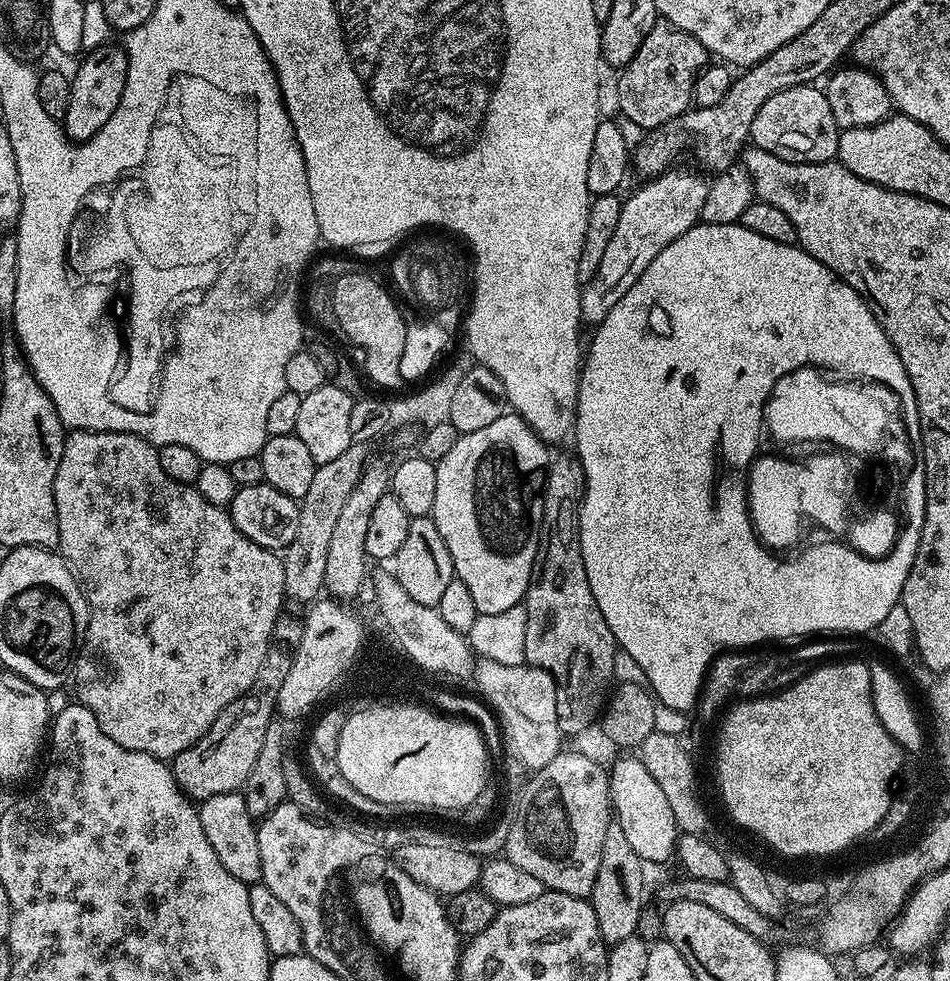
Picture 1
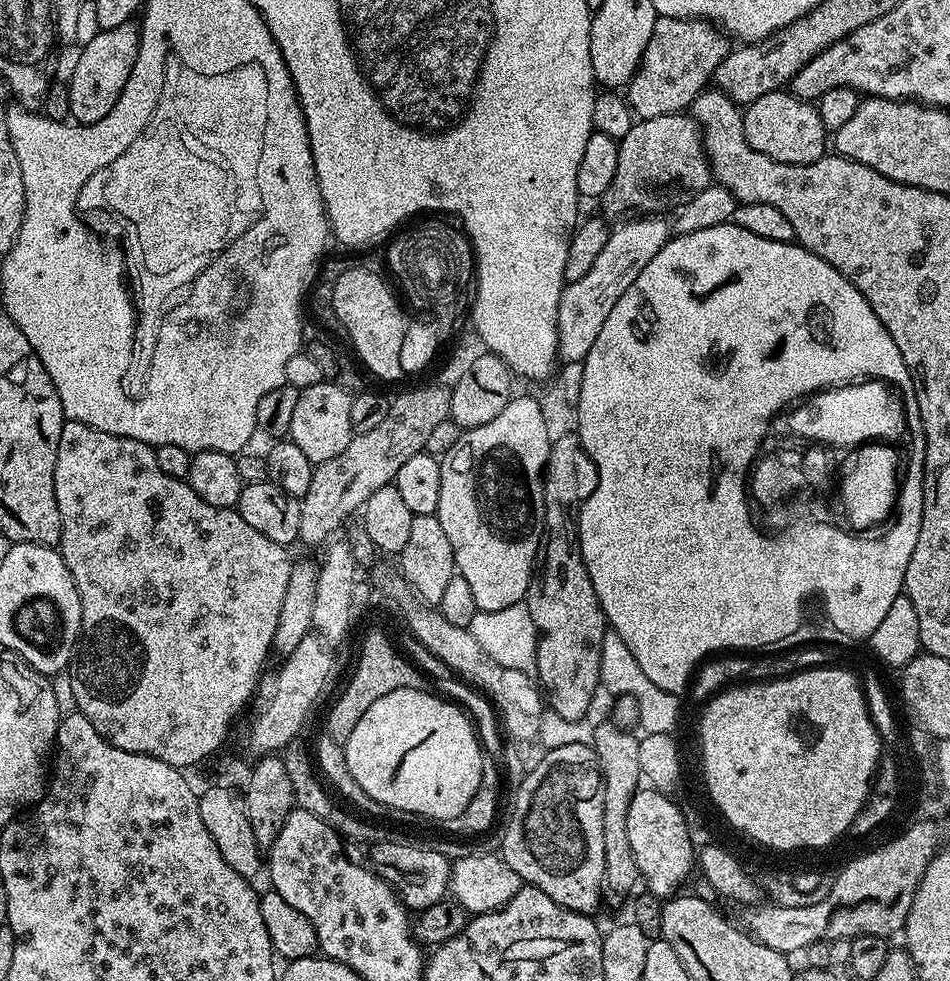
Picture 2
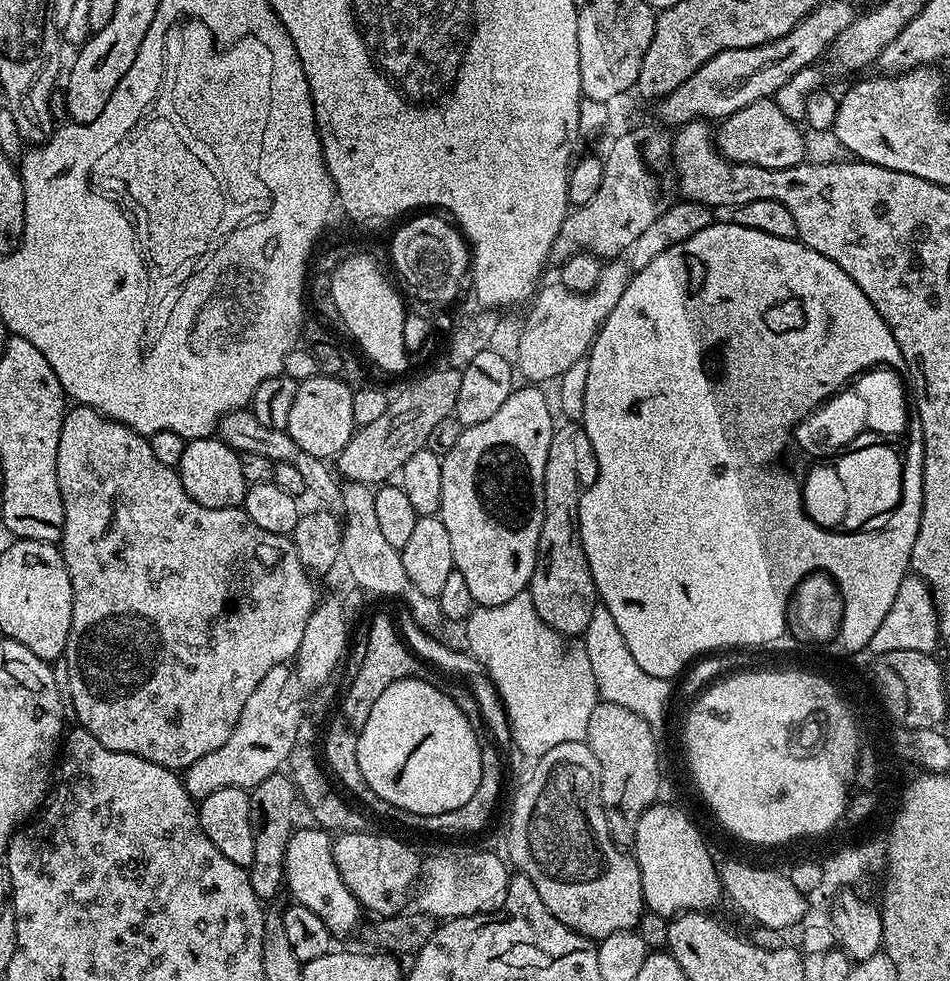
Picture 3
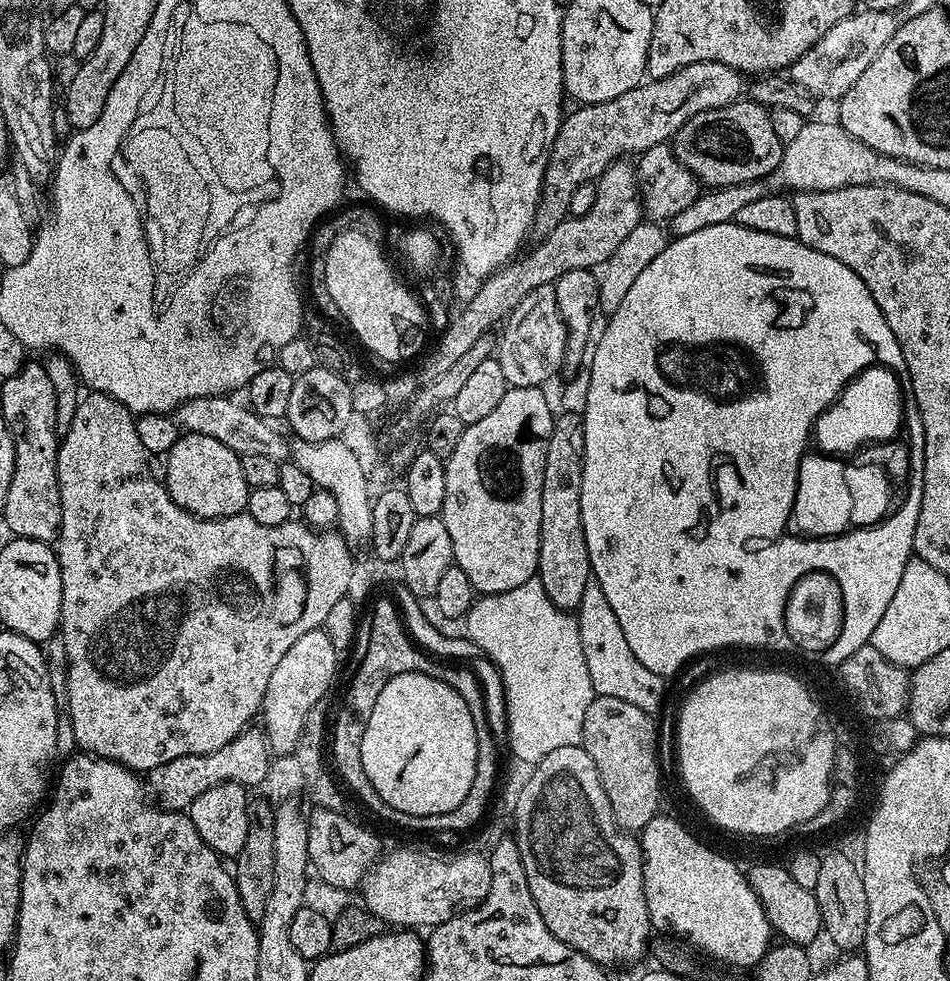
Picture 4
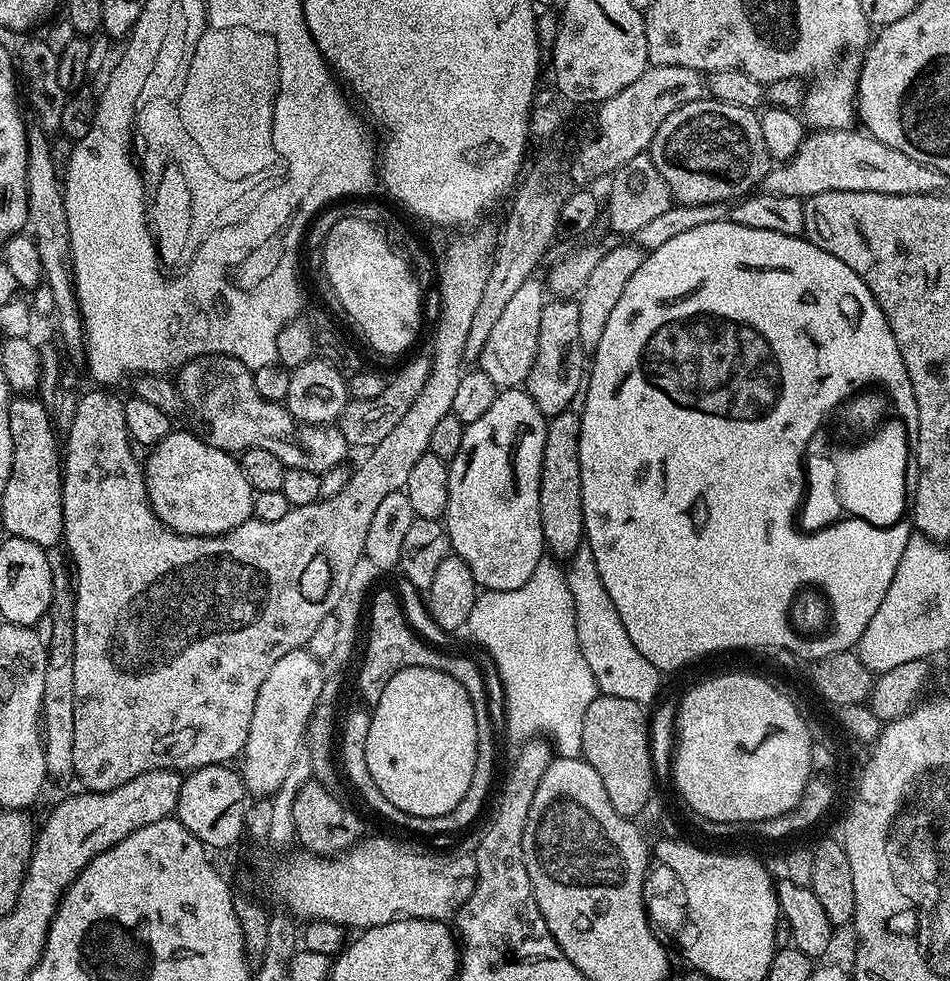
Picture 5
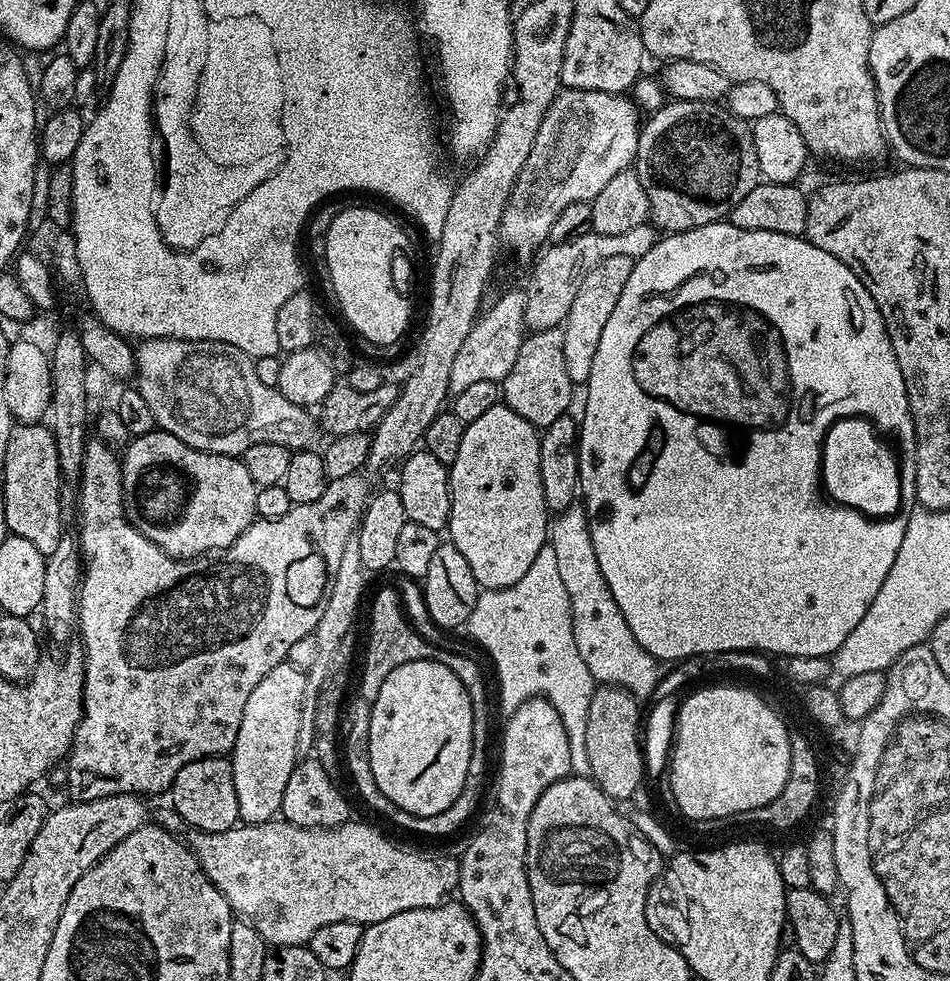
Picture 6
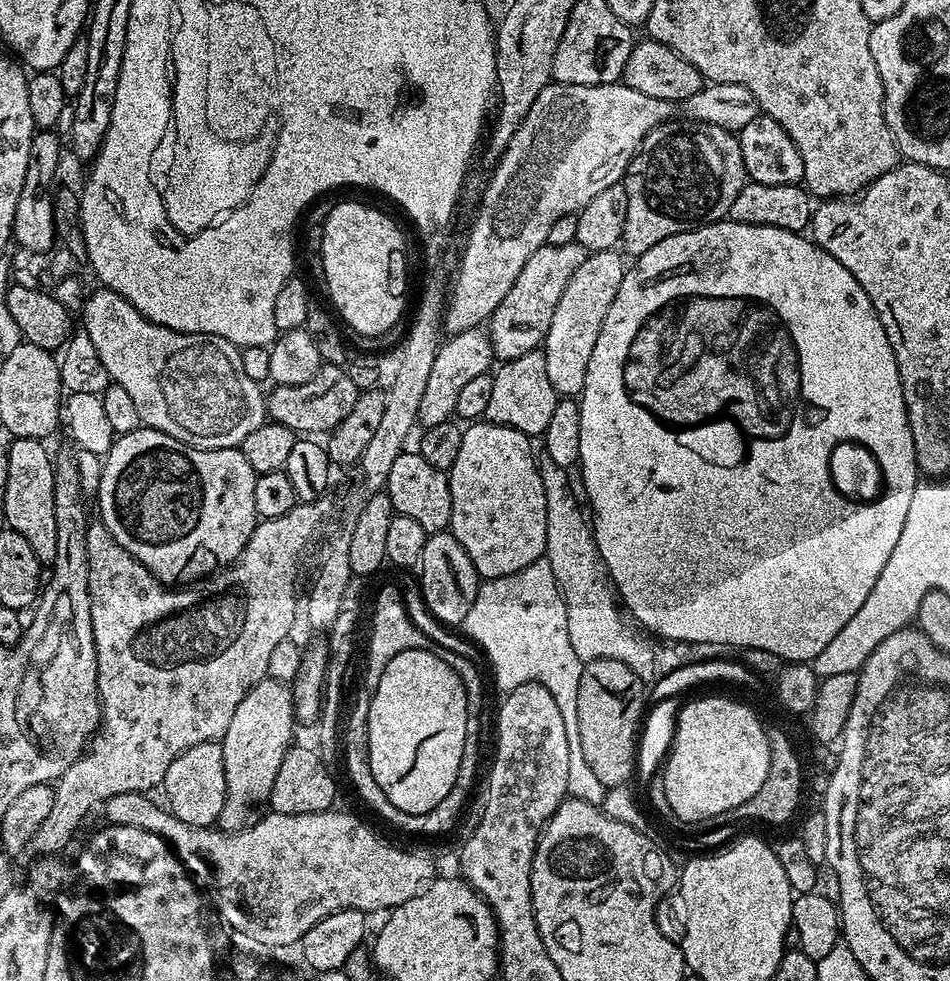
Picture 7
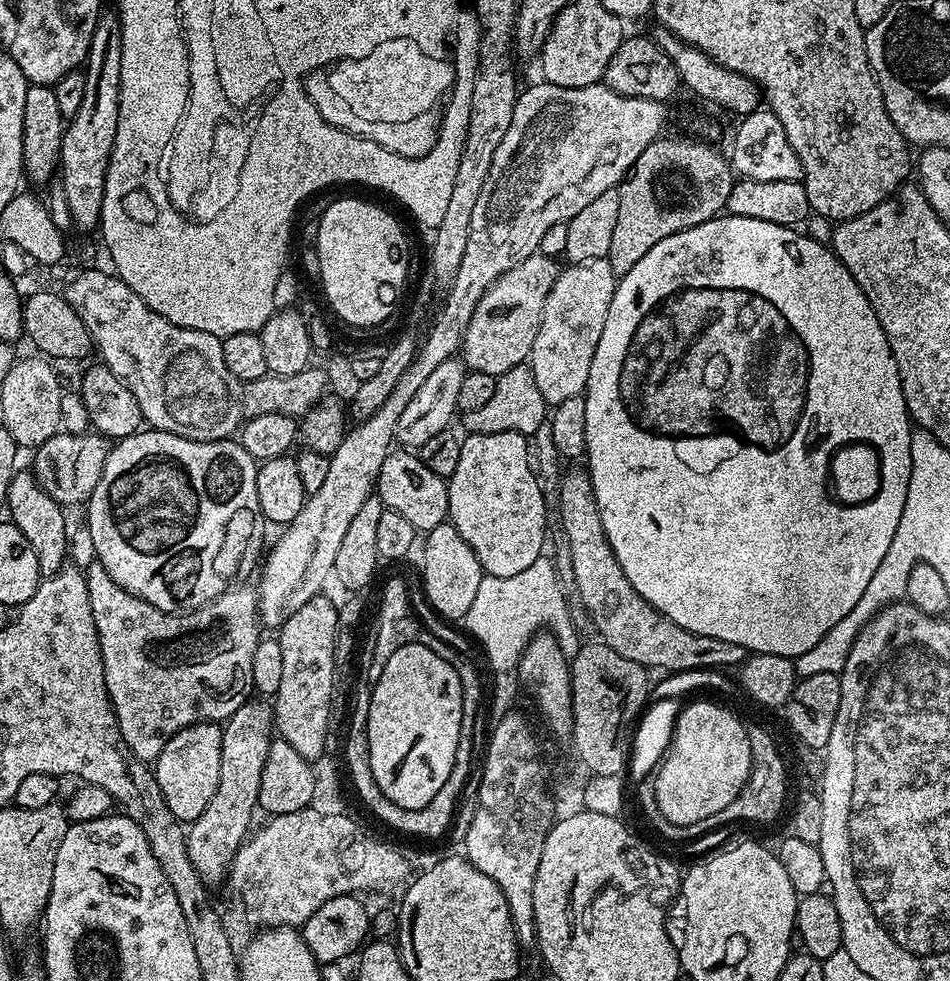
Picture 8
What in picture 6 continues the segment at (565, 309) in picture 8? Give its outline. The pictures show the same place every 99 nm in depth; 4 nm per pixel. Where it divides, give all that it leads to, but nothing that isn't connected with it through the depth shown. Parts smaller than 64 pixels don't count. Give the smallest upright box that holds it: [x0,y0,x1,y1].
[564,256,633,385]

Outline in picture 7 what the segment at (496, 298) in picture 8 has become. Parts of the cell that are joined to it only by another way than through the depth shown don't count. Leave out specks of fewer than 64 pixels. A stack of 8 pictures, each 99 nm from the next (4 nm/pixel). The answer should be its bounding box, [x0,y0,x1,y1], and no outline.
[486,243,586,361]

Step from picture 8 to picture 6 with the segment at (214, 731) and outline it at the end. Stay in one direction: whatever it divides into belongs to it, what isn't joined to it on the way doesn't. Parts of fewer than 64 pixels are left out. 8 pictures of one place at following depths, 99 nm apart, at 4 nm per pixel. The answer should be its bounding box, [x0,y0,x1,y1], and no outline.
[170,756,238,832]

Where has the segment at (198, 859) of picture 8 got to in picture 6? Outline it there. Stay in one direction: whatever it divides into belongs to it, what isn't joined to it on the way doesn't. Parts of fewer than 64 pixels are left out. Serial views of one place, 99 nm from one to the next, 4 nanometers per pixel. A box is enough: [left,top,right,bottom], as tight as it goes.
[230,663,308,824]

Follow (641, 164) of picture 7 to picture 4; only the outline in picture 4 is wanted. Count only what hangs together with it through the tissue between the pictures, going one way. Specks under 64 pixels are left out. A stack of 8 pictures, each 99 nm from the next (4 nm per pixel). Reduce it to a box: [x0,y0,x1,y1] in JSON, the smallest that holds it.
[670,98,785,189]

